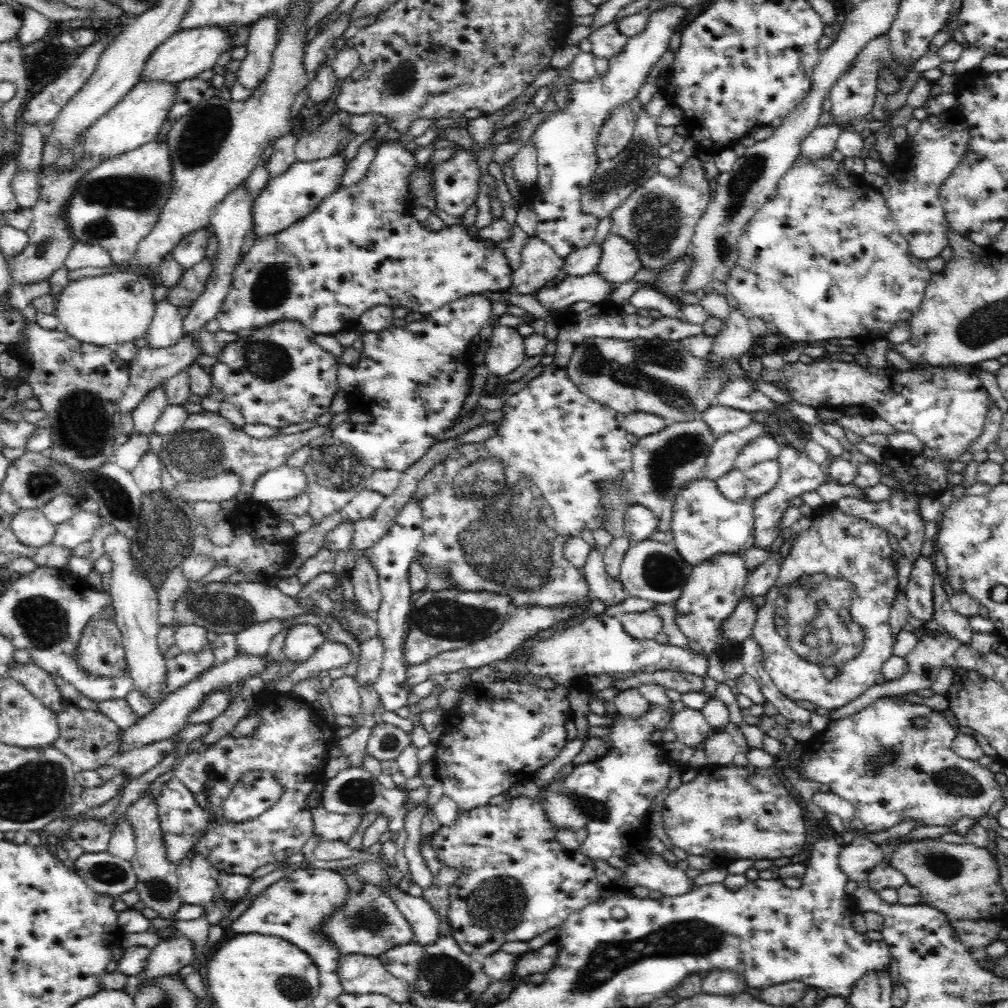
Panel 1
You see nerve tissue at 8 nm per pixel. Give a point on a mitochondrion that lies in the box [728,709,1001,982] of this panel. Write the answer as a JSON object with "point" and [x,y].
{"point":[955,781]}

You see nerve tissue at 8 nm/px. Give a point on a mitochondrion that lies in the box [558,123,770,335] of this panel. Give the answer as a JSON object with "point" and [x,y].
{"point":[656,220]}

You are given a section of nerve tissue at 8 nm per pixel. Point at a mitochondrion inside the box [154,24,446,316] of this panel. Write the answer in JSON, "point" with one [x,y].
{"point":[206,130]}

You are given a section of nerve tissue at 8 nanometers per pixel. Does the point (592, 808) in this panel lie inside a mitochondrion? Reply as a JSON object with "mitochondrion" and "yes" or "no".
{"mitochondrion":"yes"}

